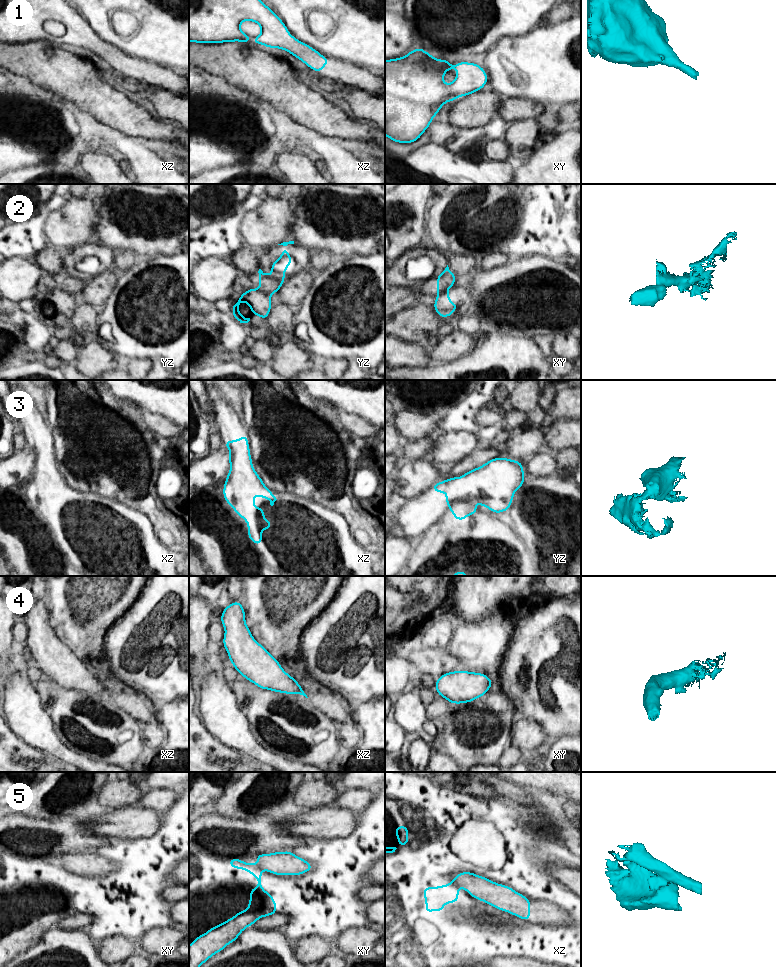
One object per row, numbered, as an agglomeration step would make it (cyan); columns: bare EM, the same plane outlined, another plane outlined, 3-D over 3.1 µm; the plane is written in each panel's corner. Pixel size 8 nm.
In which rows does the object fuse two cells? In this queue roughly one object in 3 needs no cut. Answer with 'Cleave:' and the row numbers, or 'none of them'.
Cleave: 2, 3, 5

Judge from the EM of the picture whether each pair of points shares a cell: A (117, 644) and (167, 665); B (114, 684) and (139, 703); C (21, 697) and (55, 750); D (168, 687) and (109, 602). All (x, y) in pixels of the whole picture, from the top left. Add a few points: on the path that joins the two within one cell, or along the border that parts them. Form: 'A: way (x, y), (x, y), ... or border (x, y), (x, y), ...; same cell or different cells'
A: way (130, 644), (149, 644), (157, 652); same cell
B: way (120, 690), (133, 702); same cell
C: way (23, 710), (25, 716), (44, 737); same cell
D: border (136, 600), (105, 635); different cells

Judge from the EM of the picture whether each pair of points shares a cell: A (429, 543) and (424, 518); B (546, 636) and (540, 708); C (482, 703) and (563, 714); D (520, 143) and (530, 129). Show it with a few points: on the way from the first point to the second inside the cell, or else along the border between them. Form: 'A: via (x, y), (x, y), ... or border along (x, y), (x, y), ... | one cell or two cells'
A: border along (436, 522), (431, 527) | two cells
B: via (532, 654), (532, 690) | one cell
C: border along (512, 705), (514, 708) | two cells
D: via (520, 140), (527, 132) | one cell

